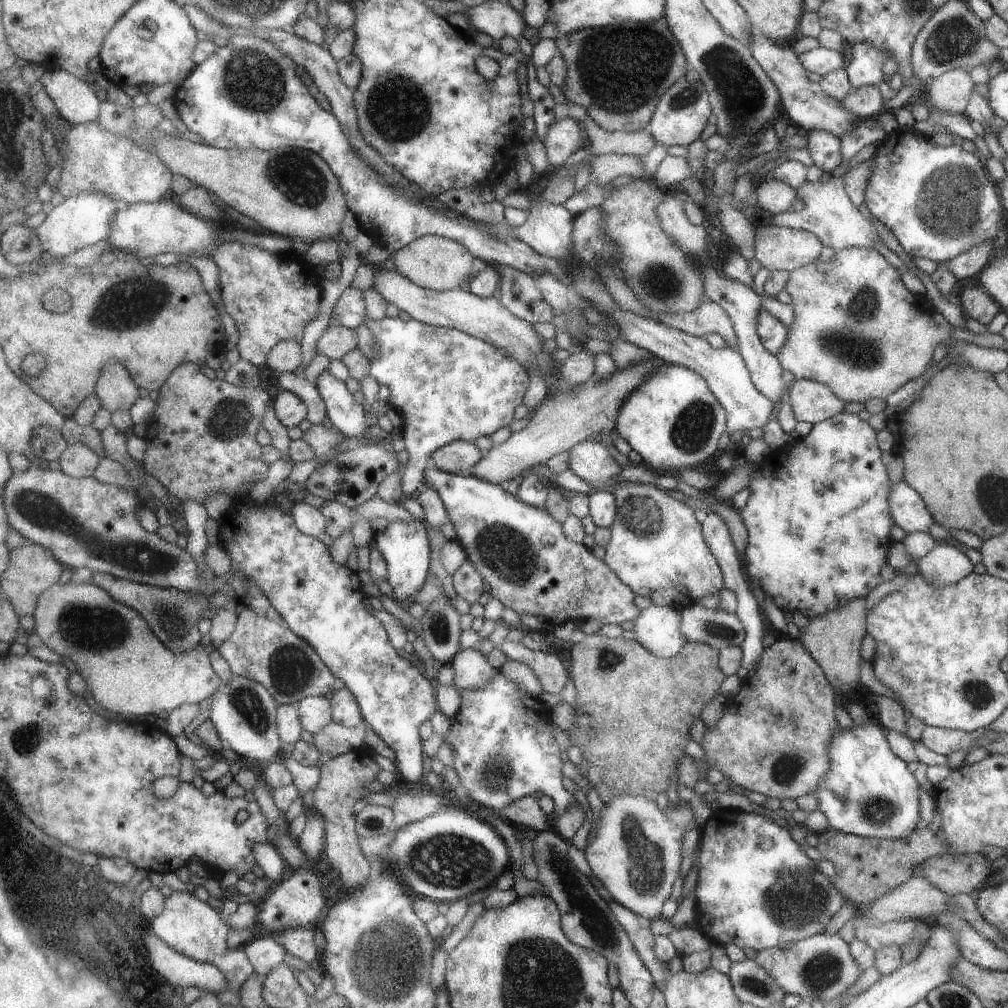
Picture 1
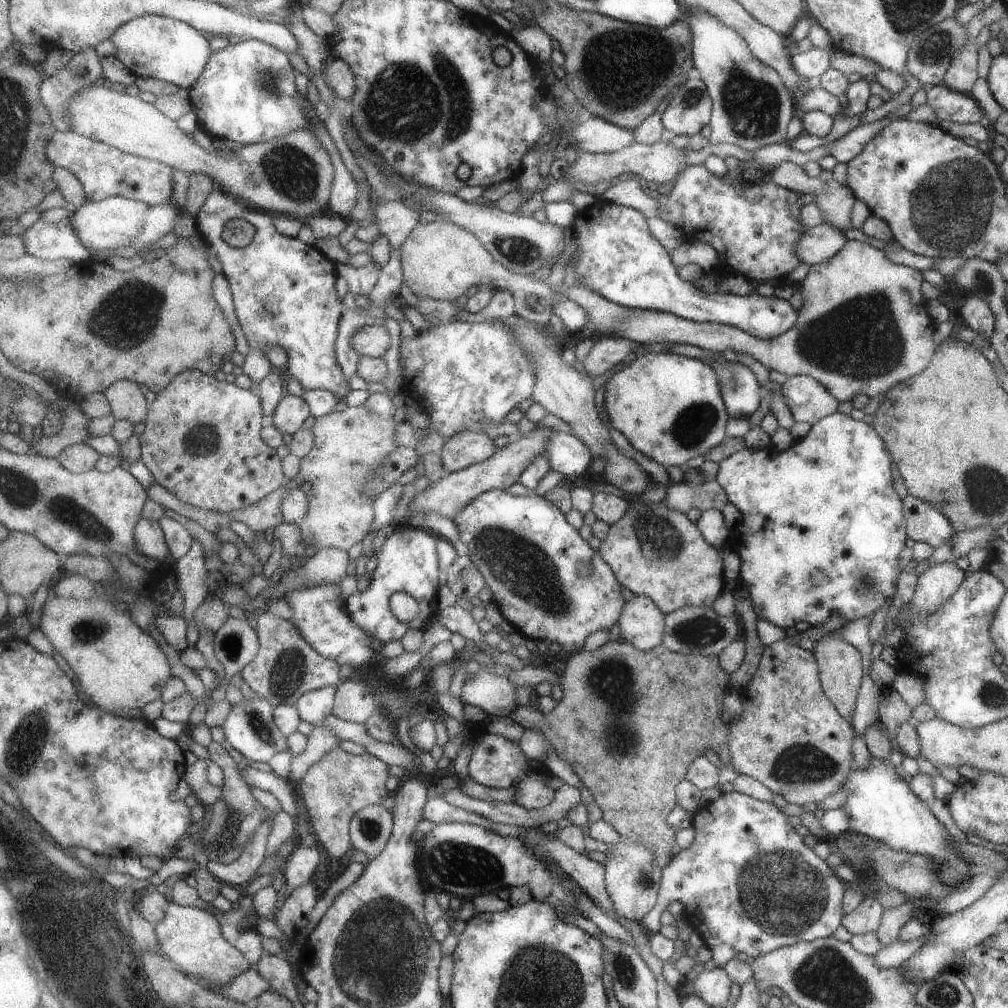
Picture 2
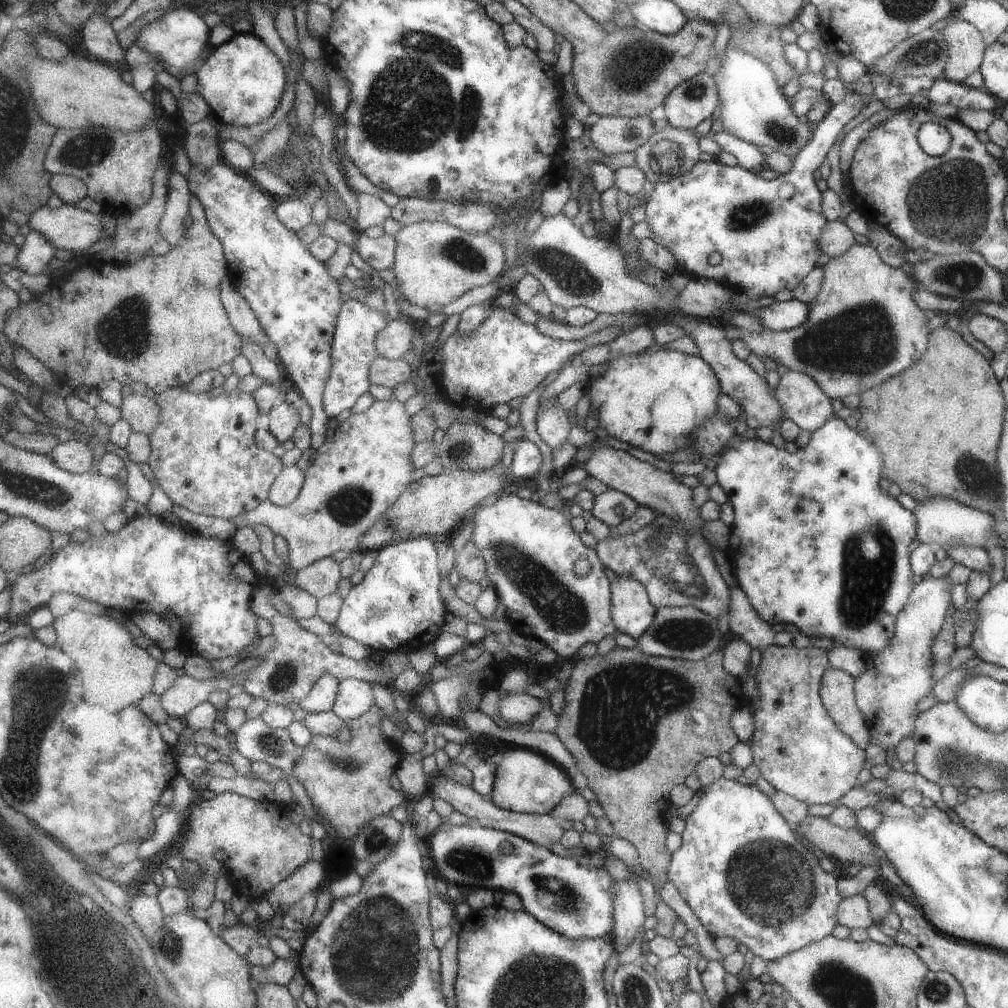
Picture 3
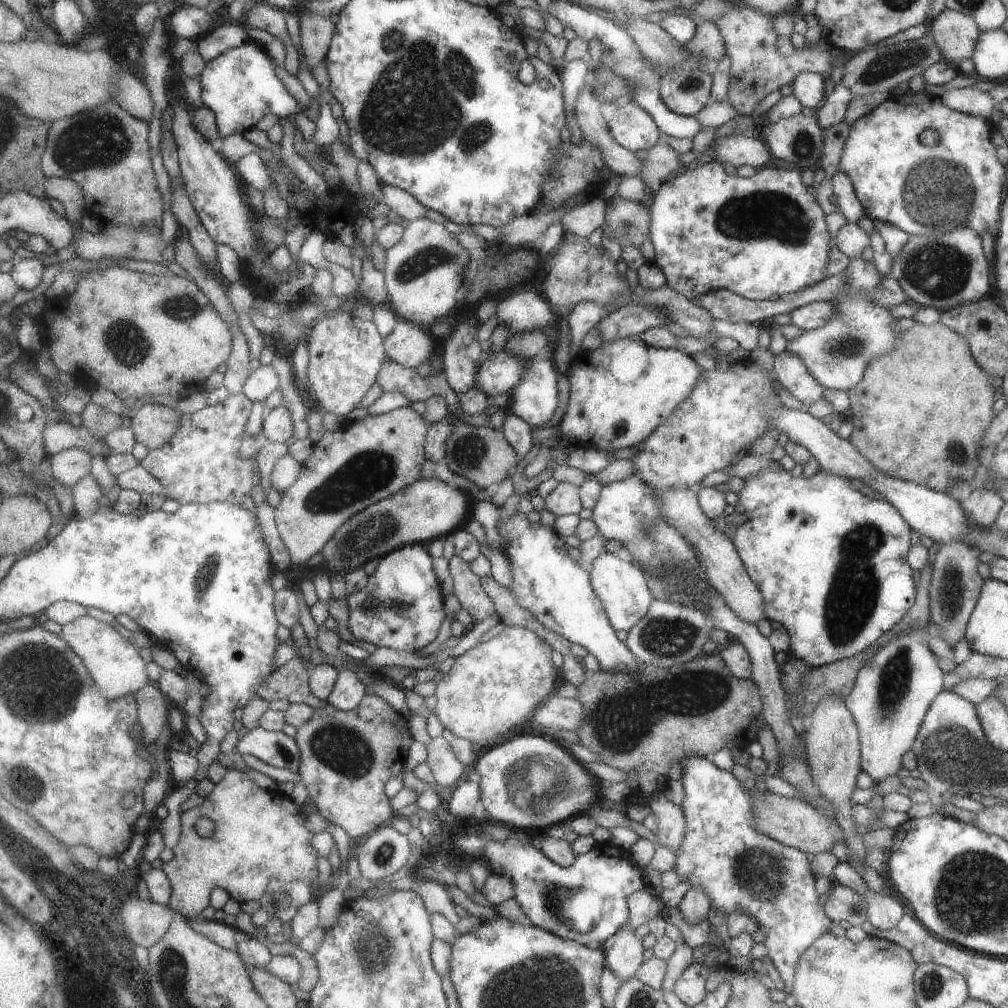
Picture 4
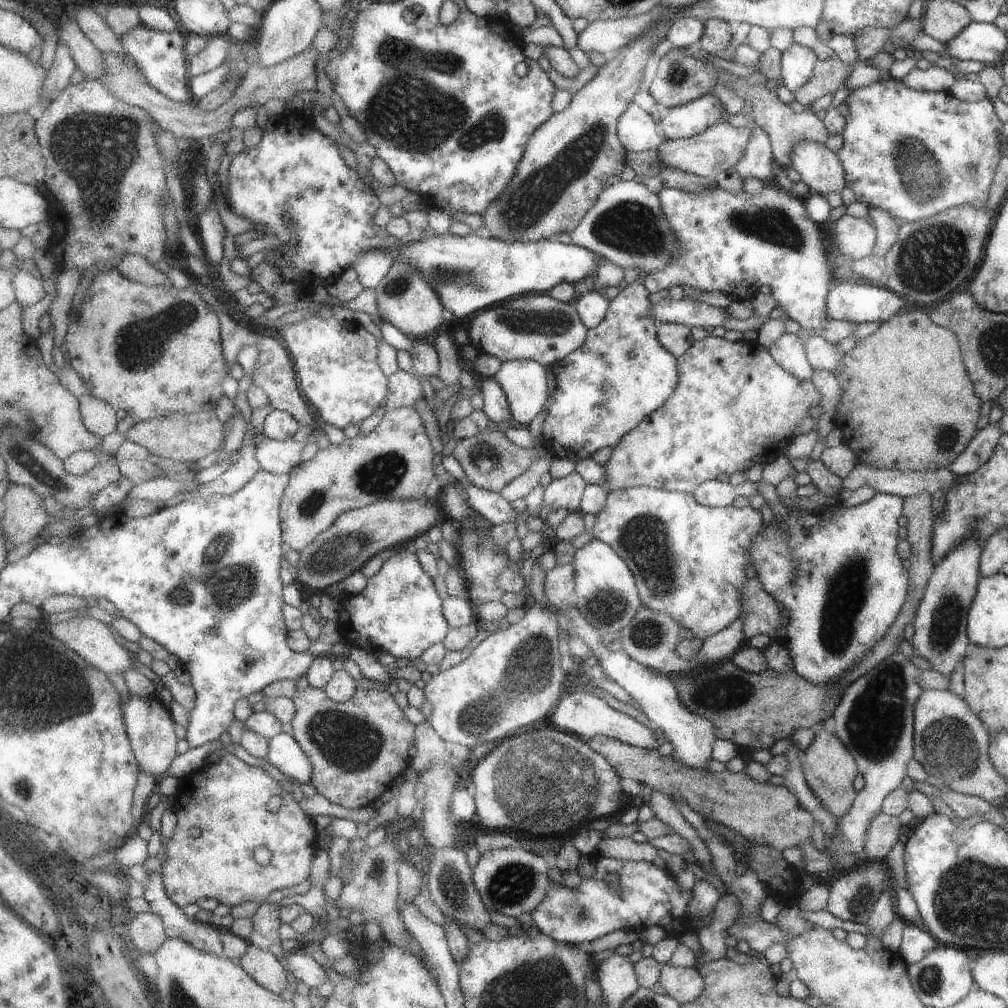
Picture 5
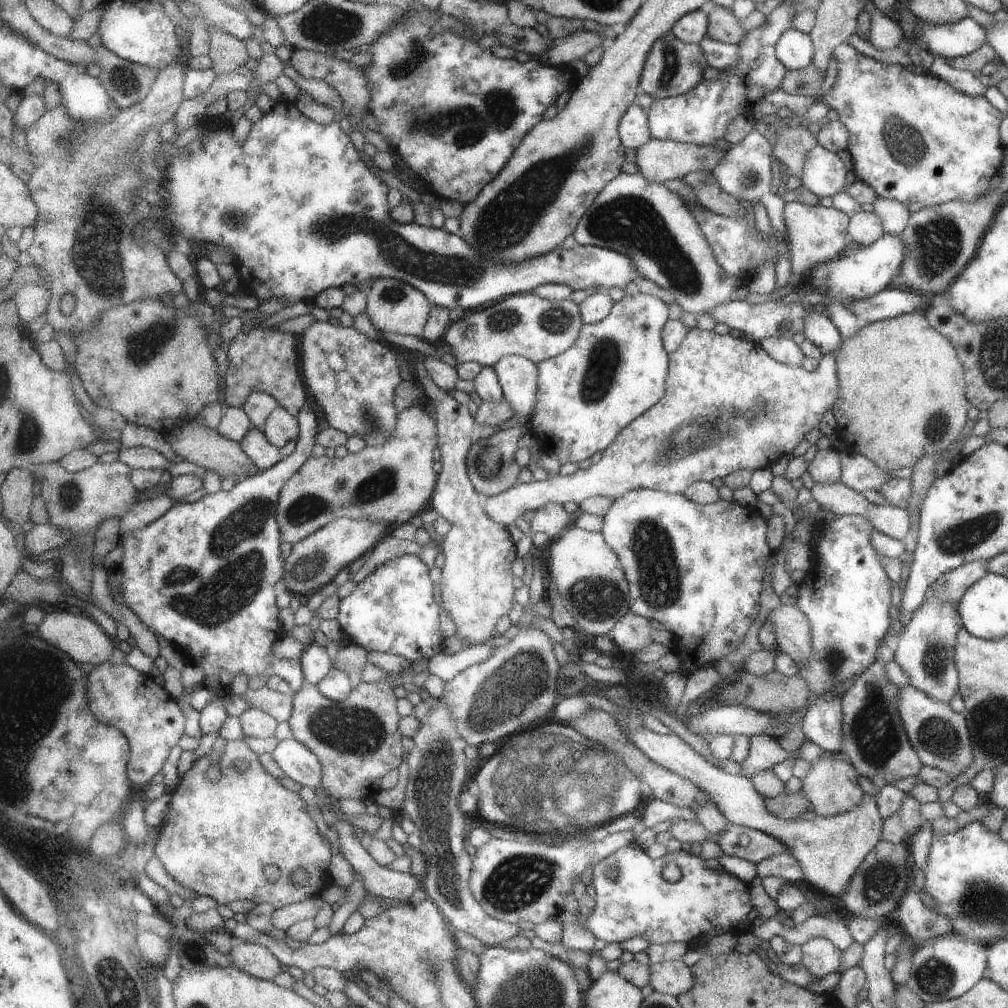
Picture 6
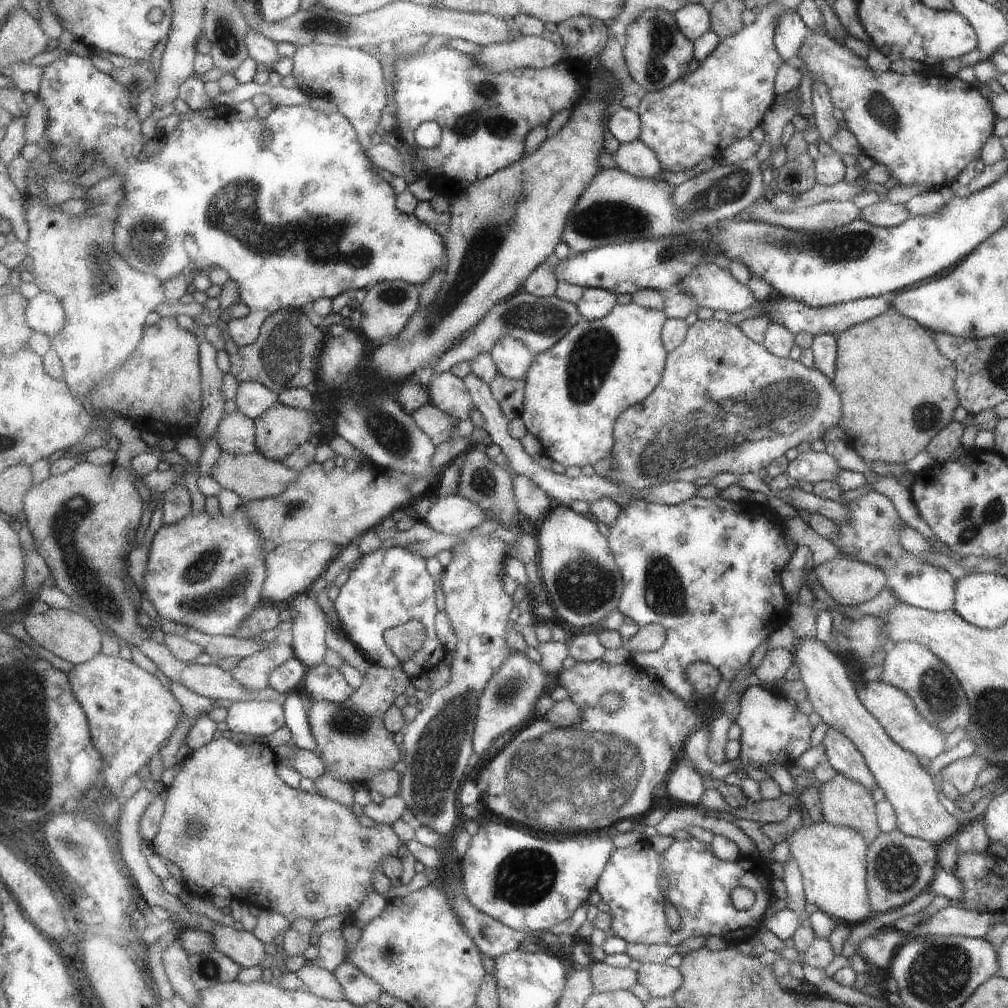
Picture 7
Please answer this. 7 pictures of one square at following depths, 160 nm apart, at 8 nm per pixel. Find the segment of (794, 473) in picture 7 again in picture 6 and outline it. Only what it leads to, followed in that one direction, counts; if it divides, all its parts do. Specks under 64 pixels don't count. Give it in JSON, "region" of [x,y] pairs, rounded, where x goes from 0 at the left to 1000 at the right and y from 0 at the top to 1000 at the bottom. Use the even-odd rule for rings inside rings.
{"region":[[[832,446],[831,477],[849,489],[856,488],[856,486],[869,487],[878,477],[882,476],[882,472],[878,469],[880,467],[871,465],[865,456],[856,451]]]}

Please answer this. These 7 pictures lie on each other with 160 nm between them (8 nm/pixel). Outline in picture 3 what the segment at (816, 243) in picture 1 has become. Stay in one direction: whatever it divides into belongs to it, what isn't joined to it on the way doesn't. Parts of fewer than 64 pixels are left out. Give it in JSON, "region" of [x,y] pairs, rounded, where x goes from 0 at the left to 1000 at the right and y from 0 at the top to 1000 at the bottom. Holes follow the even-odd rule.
{"region":[[[820,219],[811,235],[811,244],[813,251],[822,256],[835,253],[848,241],[848,231],[837,221],[832,219]]]}

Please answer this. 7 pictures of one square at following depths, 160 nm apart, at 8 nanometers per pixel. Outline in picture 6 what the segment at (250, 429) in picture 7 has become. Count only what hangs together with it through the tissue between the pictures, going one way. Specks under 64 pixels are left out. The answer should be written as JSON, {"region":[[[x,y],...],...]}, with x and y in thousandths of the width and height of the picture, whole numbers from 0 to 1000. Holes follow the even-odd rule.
{"region":[[[250,425],[238,438],[243,450],[259,467],[273,462],[281,452],[279,445],[267,438],[261,426]]]}

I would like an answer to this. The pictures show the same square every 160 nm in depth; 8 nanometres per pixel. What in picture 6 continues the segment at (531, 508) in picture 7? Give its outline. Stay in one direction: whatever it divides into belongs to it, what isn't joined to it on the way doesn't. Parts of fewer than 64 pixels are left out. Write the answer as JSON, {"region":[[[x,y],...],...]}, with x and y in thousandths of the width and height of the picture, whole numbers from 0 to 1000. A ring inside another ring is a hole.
{"region":[[[543,499],[530,508],[527,527],[539,527],[548,535],[554,533],[566,520],[566,510],[557,499]]]}

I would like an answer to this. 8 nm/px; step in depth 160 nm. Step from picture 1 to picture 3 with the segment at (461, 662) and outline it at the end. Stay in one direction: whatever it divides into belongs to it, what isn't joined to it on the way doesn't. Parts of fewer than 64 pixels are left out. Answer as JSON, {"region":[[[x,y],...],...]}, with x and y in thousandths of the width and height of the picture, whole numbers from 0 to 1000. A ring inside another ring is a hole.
{"region":[[[490,682],[494,690],[497,712],[504,717],[522,718],[529,715],[539,706],[539,695],[524,688],[498,689],[495,682]]]}

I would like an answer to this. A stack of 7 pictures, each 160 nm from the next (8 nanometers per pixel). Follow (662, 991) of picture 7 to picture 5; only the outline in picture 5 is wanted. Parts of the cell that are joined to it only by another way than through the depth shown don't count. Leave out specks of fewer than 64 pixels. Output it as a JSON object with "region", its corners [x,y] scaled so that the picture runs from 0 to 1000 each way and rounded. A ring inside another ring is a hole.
{"region":[[[661,956],[655,968],[660,987],[670,990],[676,996],[689,992],[699,978],[698,968],[689,958],[677,959]]]}

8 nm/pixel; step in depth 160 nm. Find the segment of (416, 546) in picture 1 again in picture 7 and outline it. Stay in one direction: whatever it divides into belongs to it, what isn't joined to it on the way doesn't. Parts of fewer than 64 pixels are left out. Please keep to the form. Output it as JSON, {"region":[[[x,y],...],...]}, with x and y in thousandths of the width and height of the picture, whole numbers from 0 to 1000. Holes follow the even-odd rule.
{"region":[[[377,544],[370,549],[359,550],[347,563],[348,571],[338,582],[335,595],[331,598],[340,624],[349,637],[371,660],[381,663],[398,663],[406,671],[414,672],[430,667],[434,659],[442,655],[441,644],[434,627],[432,613],[436,609],[435,580],[426,568],[425,559],[416,550],[404,544]],[[407,615],[416,617],[422,624],[419,641],[404,655],[396,655],[382,637],[382,627]]]}

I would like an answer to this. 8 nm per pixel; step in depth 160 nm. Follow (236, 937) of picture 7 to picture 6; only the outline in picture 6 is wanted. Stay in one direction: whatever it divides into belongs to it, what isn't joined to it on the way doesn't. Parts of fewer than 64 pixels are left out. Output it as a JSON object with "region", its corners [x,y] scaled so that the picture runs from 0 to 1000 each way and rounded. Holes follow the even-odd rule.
{"region":[[[241,935],[229,941],[230,958],[249,968],[270,973],[279,962],[278,952],[265,939]]]}

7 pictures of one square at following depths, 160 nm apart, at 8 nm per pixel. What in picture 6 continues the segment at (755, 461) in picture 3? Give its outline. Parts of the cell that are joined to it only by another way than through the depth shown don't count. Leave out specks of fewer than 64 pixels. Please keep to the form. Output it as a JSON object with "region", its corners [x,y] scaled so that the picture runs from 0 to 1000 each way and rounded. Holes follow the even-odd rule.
{"region":[[[831,511],[832,518],[825,518],[824,524],[814,526],[811,531],[810,544],[813,544],[812,565],[802,577],[791,584],[788,599],[801,614],[804,625],[804,648],[796,655],[791,666],[802,680],[802,696],[794,722],[801,735],[808,736],[822,747],[832,746],[835,733],[835,706],[833,685],[844,674],[848,675],[867,655],[868,645],[881,627],[883,612],[881,601],[884,576],[880,572],[868,545],[862,540],[862,529],[868,527],[865,518],[857,511]]]}

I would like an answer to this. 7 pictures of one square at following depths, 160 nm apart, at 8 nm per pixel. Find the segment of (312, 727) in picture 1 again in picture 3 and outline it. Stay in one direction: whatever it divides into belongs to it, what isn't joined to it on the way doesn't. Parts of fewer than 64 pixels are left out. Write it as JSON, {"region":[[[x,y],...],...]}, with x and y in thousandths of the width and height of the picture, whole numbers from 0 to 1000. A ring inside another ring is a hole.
{"region":[[[320,670],[311,685],[297,698],[303,708],[328,705],[332,698],[338,676],[331,670]]]}

